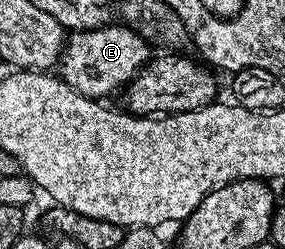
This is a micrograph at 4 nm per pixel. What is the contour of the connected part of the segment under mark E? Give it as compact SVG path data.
M124 23L112 24L73 32L64 42L64 52L58 62L58 76L84 97L108 99L104 97L111 93L119 94L150 60L149 42L137 30Z

